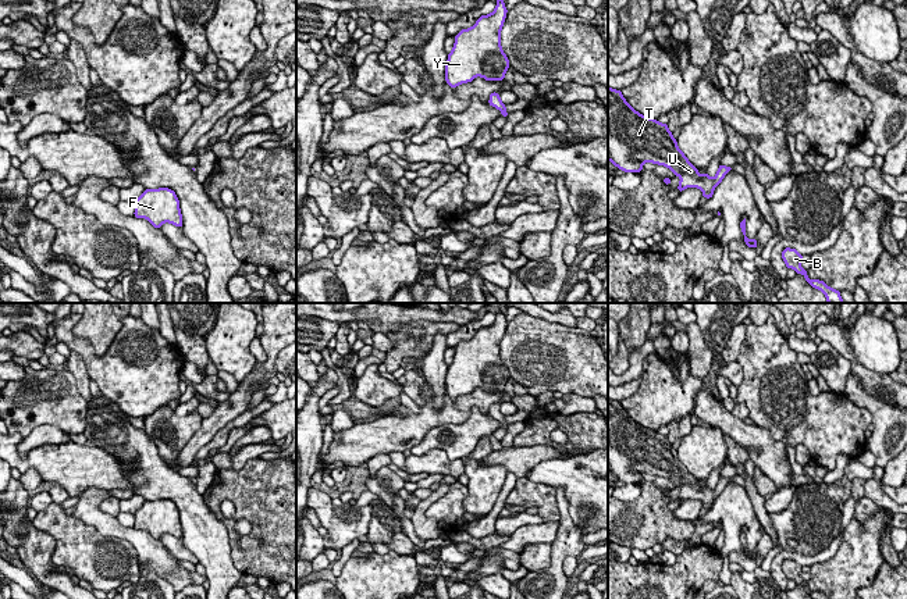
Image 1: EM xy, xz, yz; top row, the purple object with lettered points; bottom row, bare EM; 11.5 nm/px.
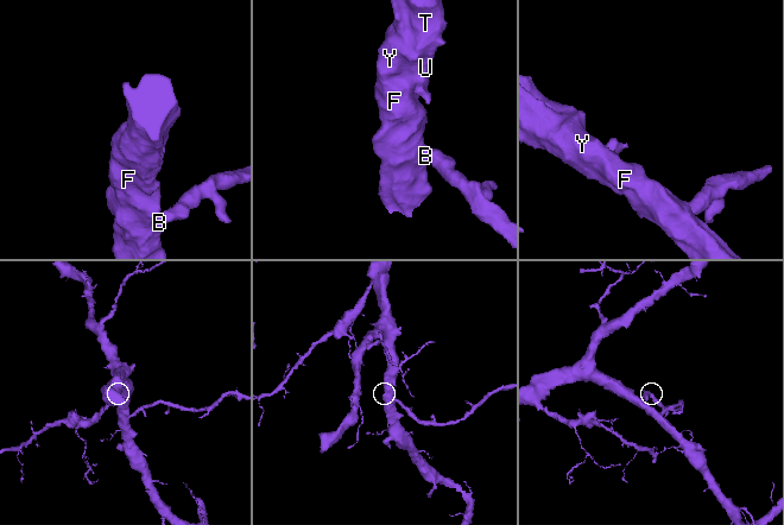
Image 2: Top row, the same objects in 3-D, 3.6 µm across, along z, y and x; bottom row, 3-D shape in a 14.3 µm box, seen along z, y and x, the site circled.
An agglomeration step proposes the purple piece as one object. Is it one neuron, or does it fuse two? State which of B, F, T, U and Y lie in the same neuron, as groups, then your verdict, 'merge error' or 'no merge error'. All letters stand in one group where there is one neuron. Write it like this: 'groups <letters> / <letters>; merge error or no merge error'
groups B F T U Y; no merge error

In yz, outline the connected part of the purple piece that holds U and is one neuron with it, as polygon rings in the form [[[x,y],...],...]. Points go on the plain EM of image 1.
[[[608,399],[608,471],[625,484],[640,484],[644,474],[668,478],[675,488],[680,489],[679,498],[676,499],[679,503],[683,503],[686,499],[698,499],[707,510],[712,509],[714,500],[733,481],[733,478],[719,475],[714,489],[707,484],[704,486],[700,485],[697,478],[677,459],[677,453],[666,435],[641,427],[626,413],[620,402],[612,399]]]

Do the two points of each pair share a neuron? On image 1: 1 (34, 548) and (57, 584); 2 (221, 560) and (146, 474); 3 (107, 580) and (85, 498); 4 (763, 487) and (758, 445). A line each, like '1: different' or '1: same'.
1: same
2: same
3: different
4: different

